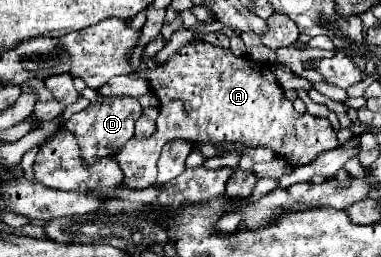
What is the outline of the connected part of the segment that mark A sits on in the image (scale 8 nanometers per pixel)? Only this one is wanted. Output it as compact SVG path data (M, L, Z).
M200 38L184 44L162 66L138 70L136 76L142 78L158 98L160 114L154 136L144 140L130 138L116 154L126 188L144 190L156 184L156 162L162 146L176 138L212 144L234 142L248 148L264 146L292 164L308 164L318 154L340 146L328 120L294 110L292 102L284 98L284 90L268 64L236 58L228 48L214 46Z

